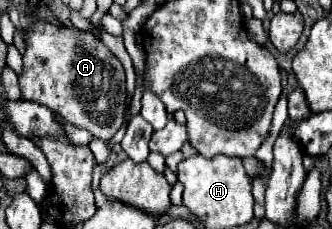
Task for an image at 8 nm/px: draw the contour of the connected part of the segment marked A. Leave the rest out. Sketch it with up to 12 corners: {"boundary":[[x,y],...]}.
{"boundary":[[31,22],[21,96],[111,140],[125,70],[95,34]]}

